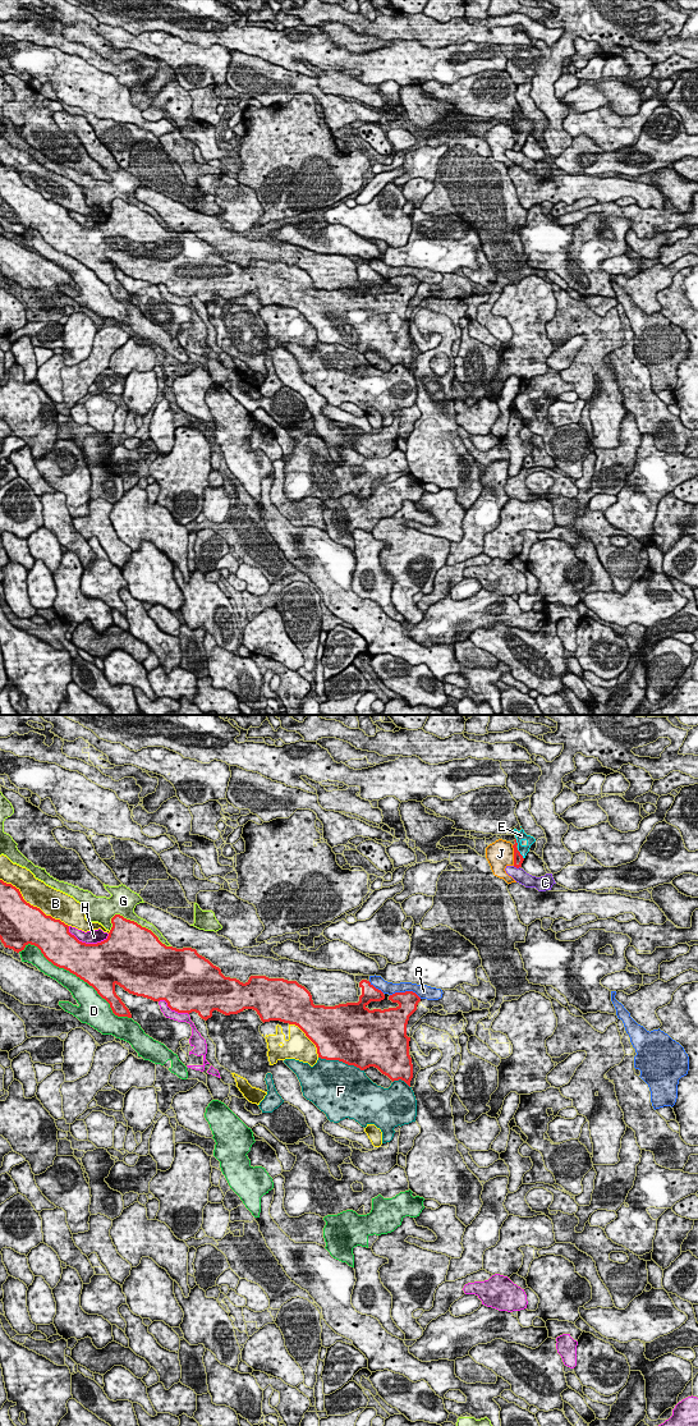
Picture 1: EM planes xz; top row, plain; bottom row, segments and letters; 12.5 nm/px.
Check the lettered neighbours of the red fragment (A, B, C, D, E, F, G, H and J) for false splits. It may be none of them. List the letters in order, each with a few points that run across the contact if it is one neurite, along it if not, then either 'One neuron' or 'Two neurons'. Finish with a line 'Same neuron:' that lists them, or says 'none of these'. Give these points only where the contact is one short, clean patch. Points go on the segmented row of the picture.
A: Two neurons
B: Two neurons
C: Two neurons
D: Two neurons
E: Line: xz (518, 858), (519, 853), (520, 835). One neuron
F: Two neurons
G: Two neurons
H: Two neurons
J: Two neurons
Same neuron: E

